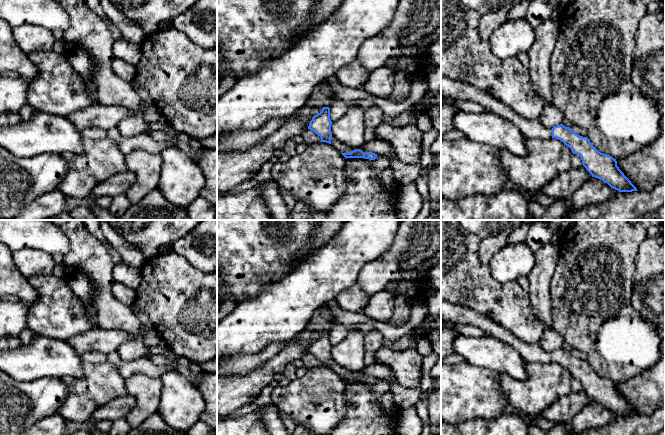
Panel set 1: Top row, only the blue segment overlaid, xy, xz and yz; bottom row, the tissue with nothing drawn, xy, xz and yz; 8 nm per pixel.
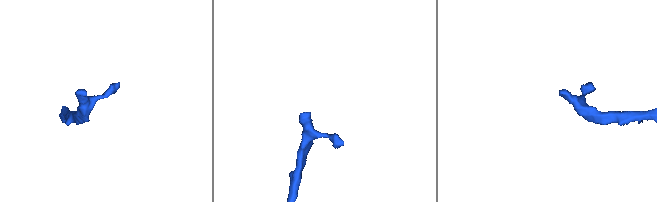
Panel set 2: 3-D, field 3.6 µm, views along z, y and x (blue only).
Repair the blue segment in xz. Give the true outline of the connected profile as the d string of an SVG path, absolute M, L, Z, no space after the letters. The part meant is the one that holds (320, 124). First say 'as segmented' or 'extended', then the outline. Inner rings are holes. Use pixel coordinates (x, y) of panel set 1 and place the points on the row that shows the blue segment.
extended; M324 80L317 84L307 100L308 104L312 107L321 108L321 112L315 115L309 123L308 129L316 133L320 138L320 142L326 142L331 144L331 125L330 108L331 103L329 98L329 87L327 80Z

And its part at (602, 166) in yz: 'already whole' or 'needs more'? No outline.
needs more

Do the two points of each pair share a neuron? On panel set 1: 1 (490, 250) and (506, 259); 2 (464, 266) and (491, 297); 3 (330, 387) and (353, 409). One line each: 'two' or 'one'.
1: two
2: one
3: two

